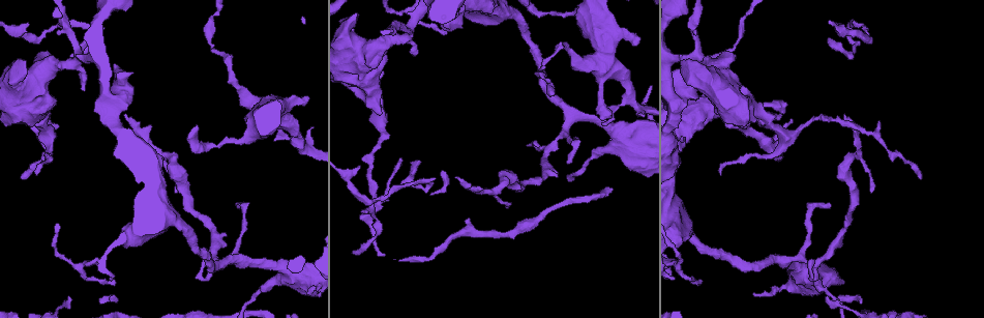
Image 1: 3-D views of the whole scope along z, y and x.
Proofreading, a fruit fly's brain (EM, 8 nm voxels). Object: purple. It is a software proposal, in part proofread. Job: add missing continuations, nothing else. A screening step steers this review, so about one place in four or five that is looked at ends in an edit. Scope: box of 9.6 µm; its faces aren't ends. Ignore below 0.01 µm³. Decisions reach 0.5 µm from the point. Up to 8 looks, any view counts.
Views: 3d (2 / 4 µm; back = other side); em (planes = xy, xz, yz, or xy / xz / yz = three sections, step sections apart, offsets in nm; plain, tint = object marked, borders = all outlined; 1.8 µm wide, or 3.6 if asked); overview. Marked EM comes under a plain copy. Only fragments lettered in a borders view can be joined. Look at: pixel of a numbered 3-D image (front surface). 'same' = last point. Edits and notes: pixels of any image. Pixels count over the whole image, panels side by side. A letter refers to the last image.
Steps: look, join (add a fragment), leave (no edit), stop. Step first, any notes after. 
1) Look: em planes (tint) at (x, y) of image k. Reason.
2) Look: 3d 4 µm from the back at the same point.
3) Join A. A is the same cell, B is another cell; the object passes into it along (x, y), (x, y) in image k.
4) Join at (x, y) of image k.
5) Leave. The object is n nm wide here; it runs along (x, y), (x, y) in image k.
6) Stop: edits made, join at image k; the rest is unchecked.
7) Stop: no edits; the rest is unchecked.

Look: 3d 4 µm at (285, 268) of image 1. Abrupt turn.

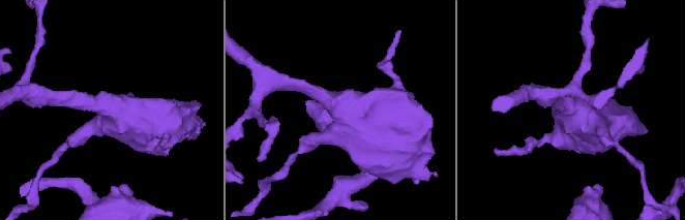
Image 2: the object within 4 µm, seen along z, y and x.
Look: em yz step 16 (borders) at (344, 111) of image 2.

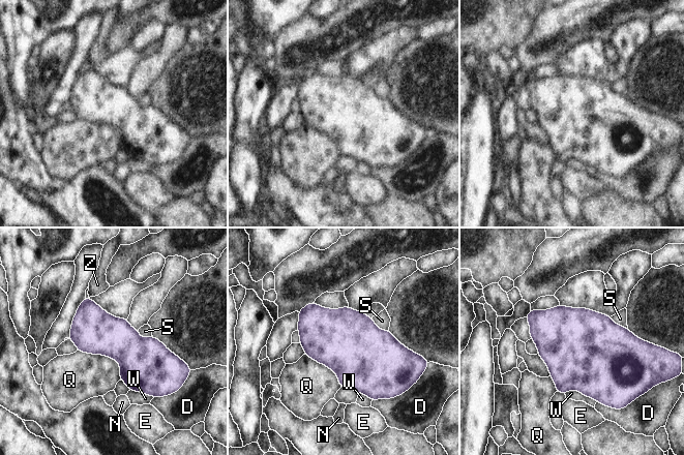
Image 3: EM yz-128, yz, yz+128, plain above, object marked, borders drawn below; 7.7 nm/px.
Leave. D, E, N, Q, S, W and Z are other cells; a border runs along (78, 350), (114, 359), (121, 380) in image 3; no lettered fragment goes on from it.

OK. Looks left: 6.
Look: em planes (borders) at (236, 207) of image 1. Branch stops here.

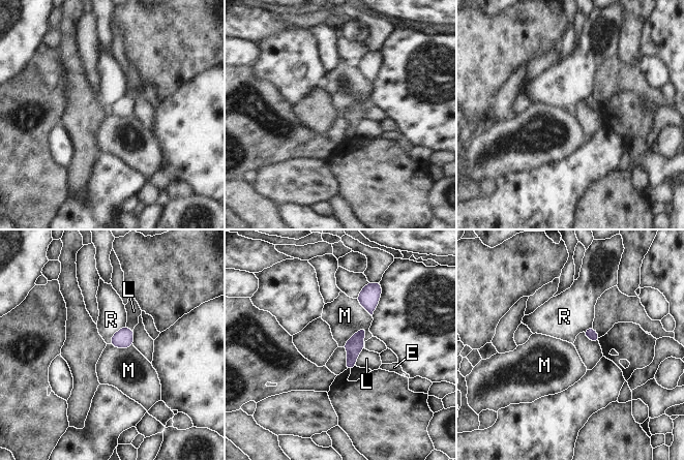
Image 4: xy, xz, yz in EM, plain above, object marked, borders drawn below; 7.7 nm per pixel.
Leave. E, L, M and R are other cells; a border runs along (368, 330), (360, 328), (343, 346) in image 4; none of them fits.

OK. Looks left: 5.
Look: 3d 4 µm at (921, 178) of image 1. An open end.

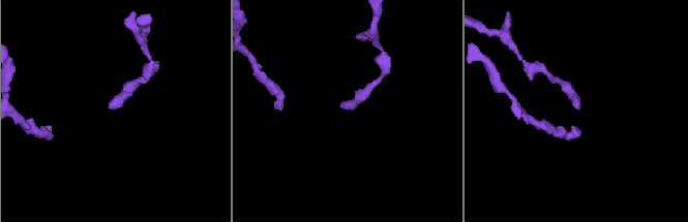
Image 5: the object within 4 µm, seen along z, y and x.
Look: em planes (tint) at (343, 106) of image 5. Shape alone is not enough.

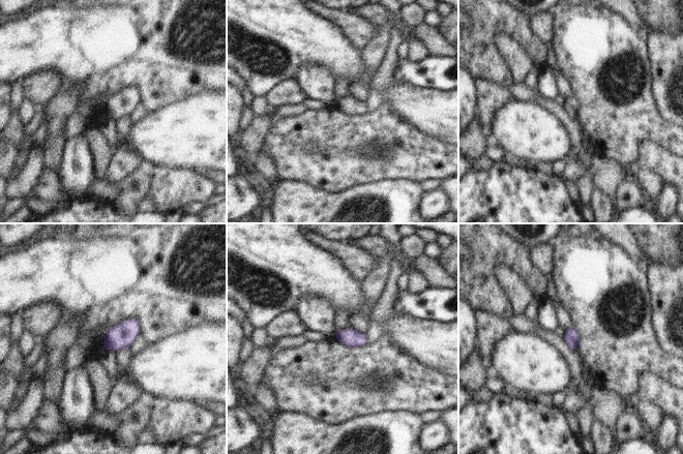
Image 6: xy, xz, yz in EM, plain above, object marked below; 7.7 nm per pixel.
Look: em planes (borders) at the same point. What lies round it.

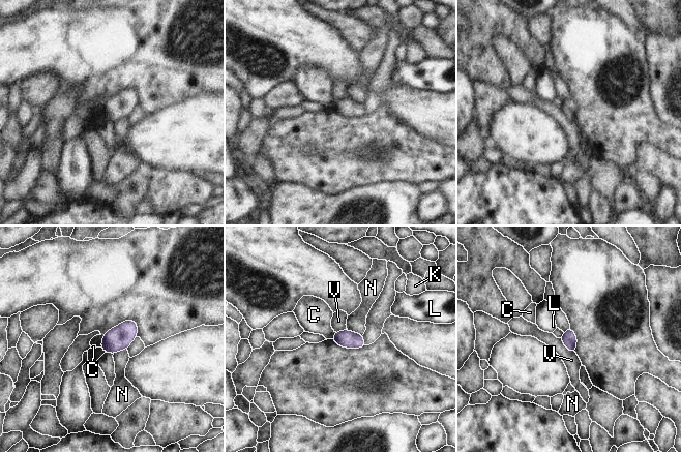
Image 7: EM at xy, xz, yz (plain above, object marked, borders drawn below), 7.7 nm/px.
Leave. C, K, L, N and V are other cells; a border runs along (560, 338), (563, 344), (574, 353) in image 7; no lettered fragment goes on from it.

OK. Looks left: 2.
Stop: no edits; the rest is unchecked.

